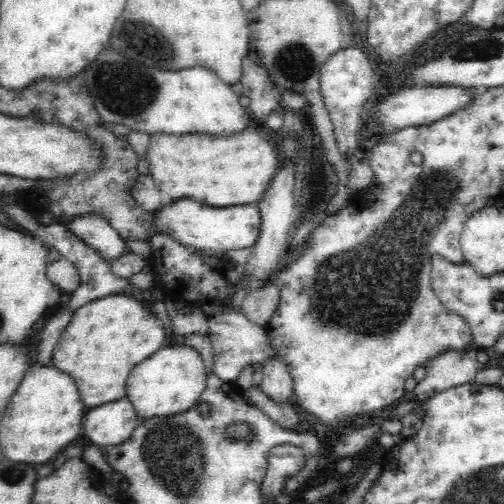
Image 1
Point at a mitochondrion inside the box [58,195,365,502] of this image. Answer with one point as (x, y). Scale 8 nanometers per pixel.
(174, 454)

